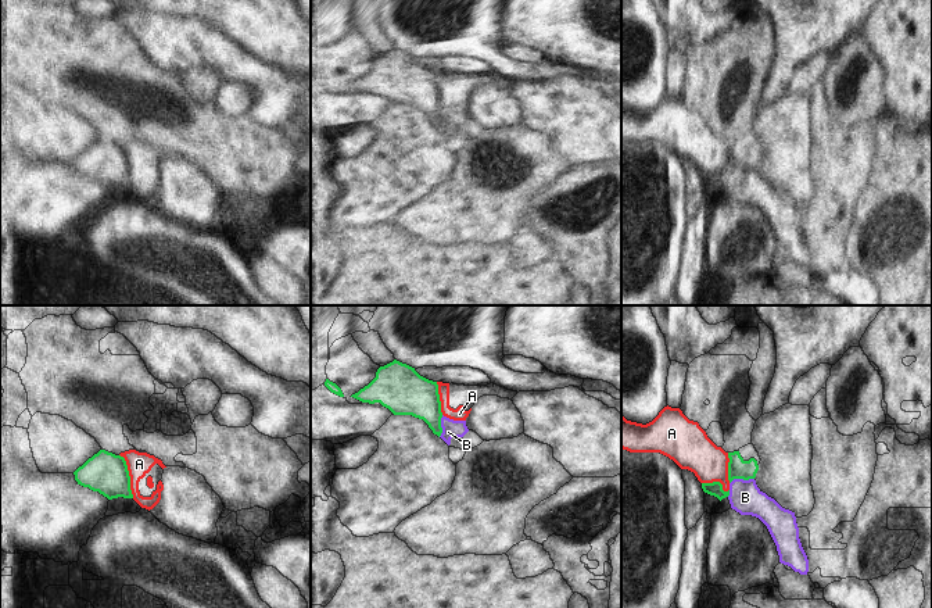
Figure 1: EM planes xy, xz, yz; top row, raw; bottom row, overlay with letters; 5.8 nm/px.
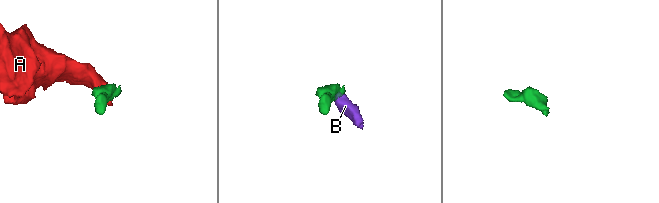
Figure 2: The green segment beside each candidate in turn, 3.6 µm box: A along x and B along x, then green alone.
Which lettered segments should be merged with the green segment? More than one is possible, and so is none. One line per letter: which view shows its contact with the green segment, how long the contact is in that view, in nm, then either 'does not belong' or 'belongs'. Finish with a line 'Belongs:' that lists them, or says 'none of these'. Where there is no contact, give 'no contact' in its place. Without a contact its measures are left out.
A: xy | 260 nm | does not belong
B: yz | 150 nm | does not belong
Belongs: none of these

